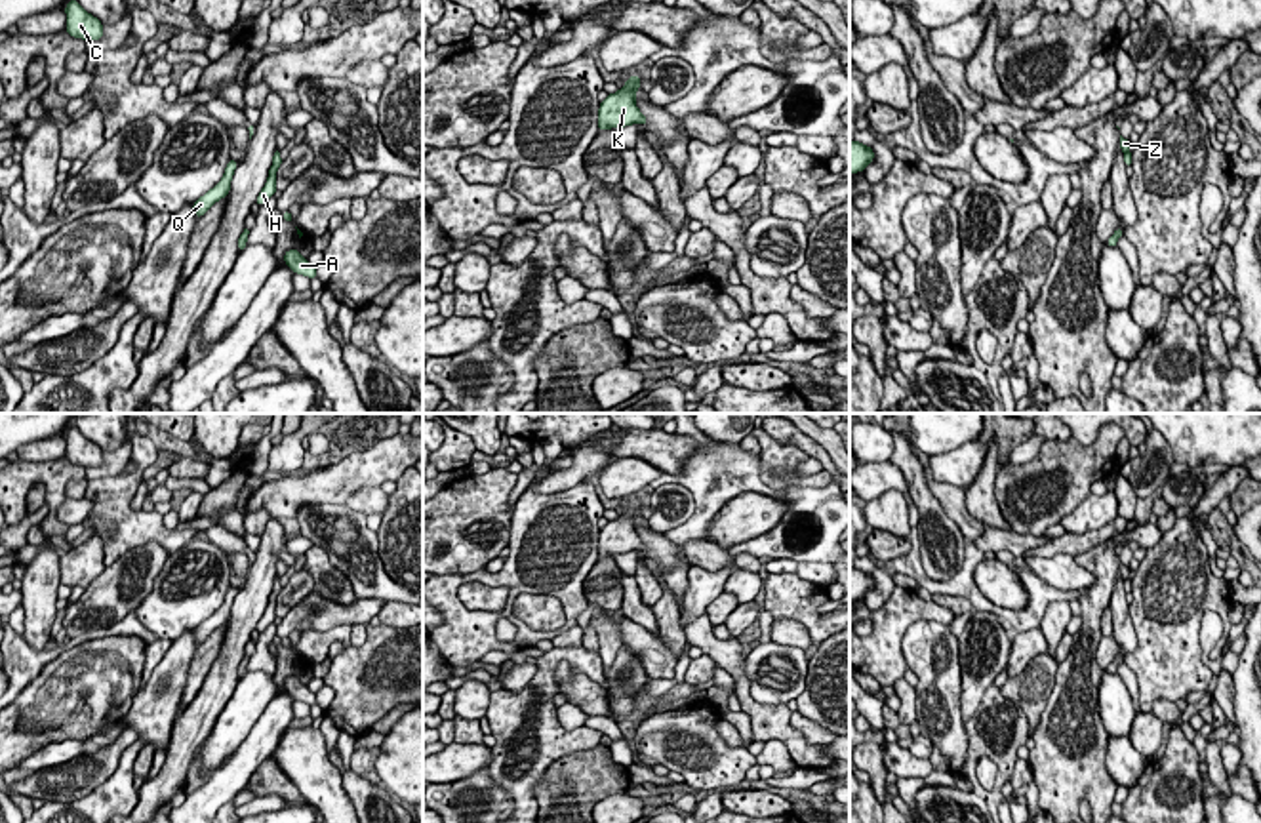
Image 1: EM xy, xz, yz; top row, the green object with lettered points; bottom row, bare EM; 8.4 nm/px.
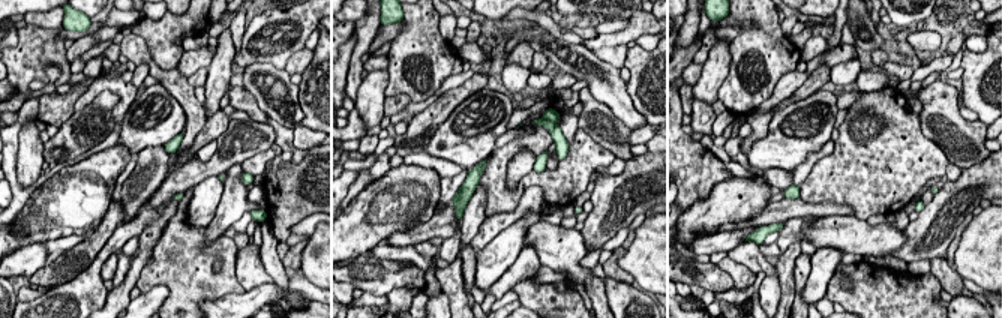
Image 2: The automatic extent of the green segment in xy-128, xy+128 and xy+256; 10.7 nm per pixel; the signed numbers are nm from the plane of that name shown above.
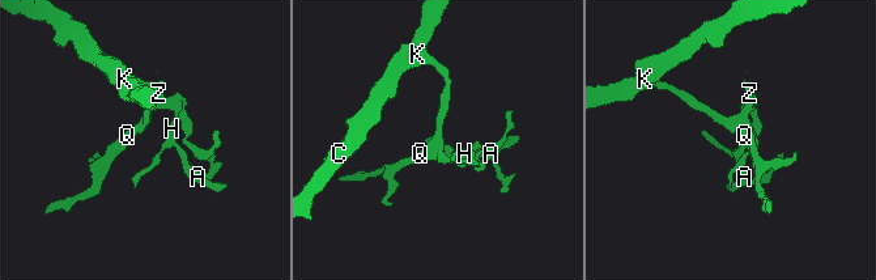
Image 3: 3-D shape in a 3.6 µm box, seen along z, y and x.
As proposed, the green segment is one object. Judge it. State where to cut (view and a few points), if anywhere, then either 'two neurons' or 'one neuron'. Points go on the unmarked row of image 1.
no cut; one neuron

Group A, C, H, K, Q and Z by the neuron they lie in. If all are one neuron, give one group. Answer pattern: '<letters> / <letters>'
A C H K Q Z

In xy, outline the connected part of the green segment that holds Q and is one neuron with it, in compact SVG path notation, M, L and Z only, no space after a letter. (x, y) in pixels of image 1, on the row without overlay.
M229 587L227 594L225 594L225 602L221 604L221 608L210 615L204 623L200 623L196 629L192 629L194 640L200 646L215 629L219 629L221 625L225 625L230 617L230 608L232 608L232 600L238 594L236 587Z

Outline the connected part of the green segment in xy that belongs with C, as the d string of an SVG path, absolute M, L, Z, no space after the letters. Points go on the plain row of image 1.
M72 425L67 434L67 453L65 457L74 463L74 465L82 465L82 467L99 467L103 465L103 450L93 444L91 440L88 440L76 425Z

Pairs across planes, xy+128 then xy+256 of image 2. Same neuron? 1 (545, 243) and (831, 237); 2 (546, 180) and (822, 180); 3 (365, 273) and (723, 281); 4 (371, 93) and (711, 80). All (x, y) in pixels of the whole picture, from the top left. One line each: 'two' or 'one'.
1: one
2: one
3: one
4: one

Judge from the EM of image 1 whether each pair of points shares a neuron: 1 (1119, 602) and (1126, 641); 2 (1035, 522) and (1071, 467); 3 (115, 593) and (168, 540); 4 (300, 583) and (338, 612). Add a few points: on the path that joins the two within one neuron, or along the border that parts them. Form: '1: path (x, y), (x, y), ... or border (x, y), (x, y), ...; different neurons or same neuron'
1: path (1119, 612), (1124, 631); same neuron
2: path (1035, 509), (1035, 503), (1058, 481); same neuron
3: border (168, 551), (147, 541), (130, 547), (119, 559); different neurons
4: border (313, 591), (280, 618); different neurons

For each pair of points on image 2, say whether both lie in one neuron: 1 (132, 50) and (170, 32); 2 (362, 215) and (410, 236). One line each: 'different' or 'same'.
1: different
2: different

